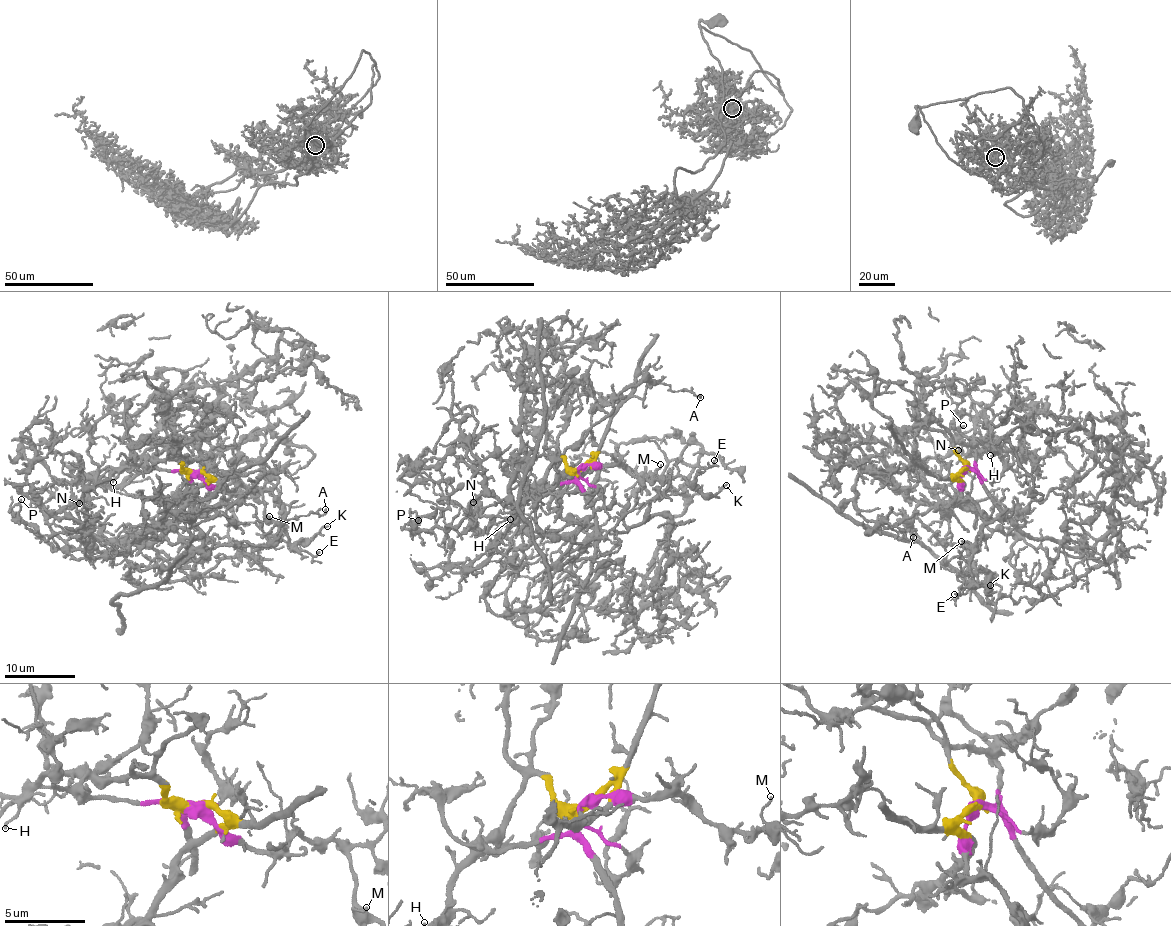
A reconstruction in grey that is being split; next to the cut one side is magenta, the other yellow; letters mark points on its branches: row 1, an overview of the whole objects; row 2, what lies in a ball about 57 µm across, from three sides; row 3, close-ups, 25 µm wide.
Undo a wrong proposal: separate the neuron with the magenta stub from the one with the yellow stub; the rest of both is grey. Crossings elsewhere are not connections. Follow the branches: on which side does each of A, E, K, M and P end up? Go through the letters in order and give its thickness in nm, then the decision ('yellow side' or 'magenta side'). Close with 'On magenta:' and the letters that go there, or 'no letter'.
A: calibre 140 nm; yellow side
E: calibre 120 nm; magenta side
K: calibre 120 nm; magenta side
M: calibre 120 nm; magenta side
P: calibre 130 nm; yellow side
On magenta: E, K, M

